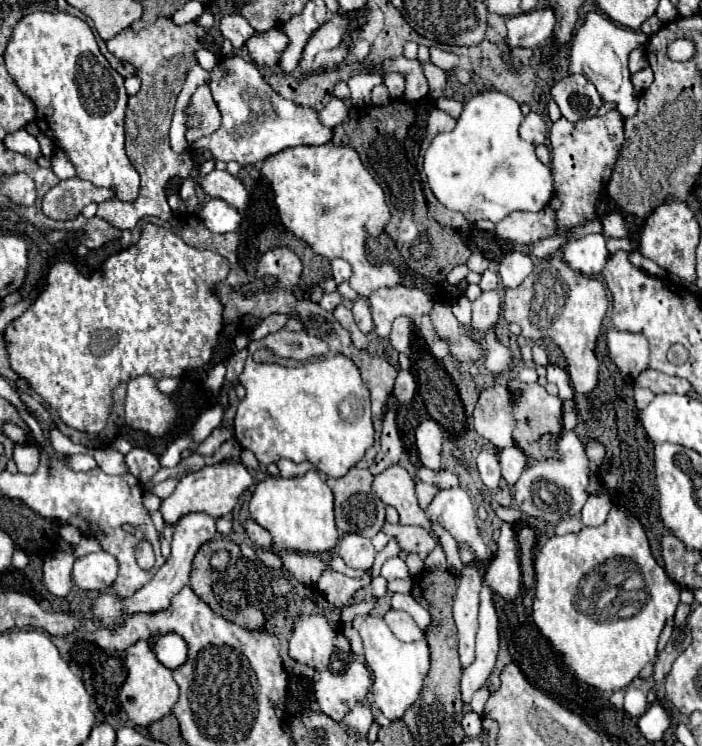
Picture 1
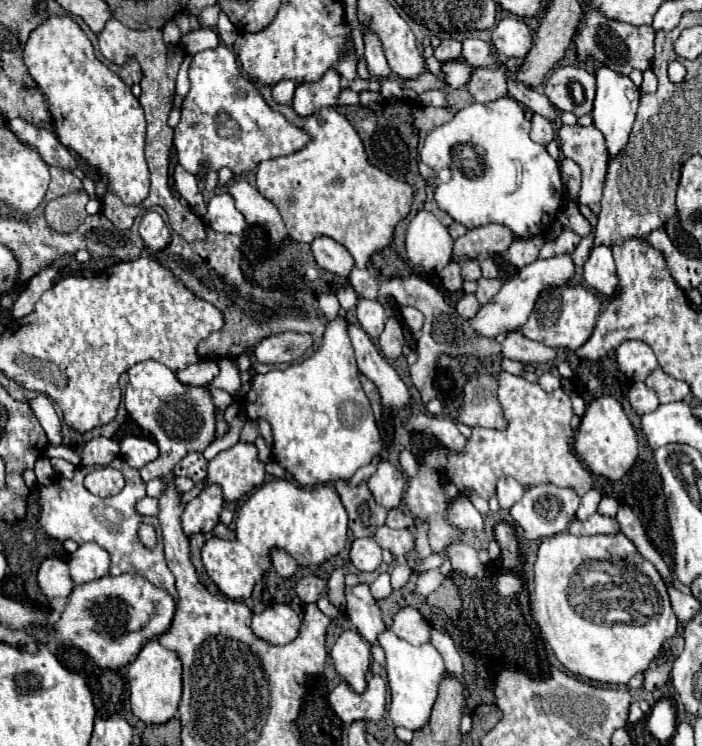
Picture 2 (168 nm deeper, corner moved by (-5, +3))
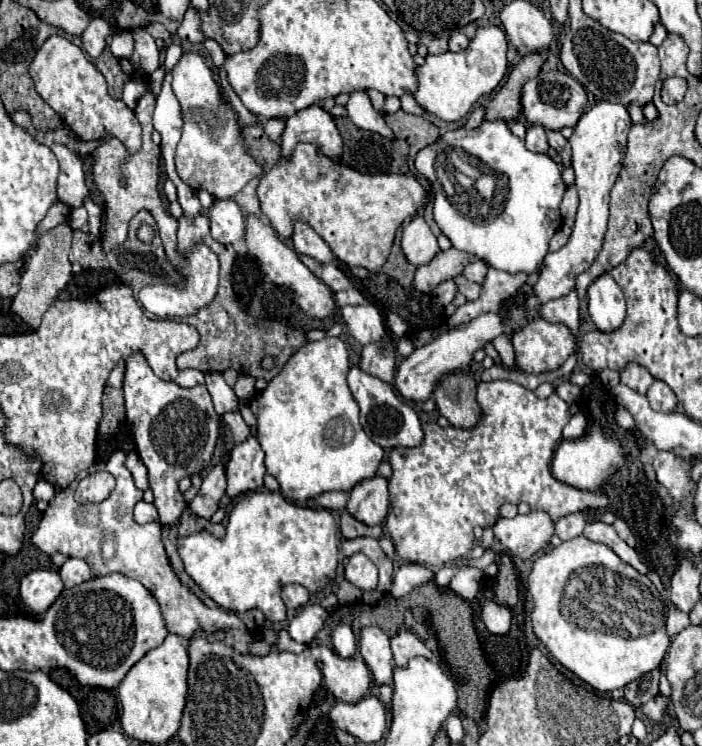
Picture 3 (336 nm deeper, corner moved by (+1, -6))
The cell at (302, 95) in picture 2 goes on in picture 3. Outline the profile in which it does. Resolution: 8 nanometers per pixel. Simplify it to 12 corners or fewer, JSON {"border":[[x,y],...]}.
{"border":[[319,104],[287,120],[283,156],[295,144],[313,142],[339,160],[341,136]]}

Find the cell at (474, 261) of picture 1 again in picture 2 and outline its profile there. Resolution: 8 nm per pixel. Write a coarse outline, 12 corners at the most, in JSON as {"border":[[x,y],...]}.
{"border":[[461,263],[461,277],[477,281],[481,277],[479,263]]}

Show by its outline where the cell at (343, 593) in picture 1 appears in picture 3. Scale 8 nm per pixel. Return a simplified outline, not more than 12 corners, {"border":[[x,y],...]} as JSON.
{"border":[[379,626],[359,630],[359,654],[377,684],[391,684],[395,662]]}

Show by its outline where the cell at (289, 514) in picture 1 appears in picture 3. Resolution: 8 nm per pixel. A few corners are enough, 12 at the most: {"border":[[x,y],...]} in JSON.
{"border":[[253,492],[221,542],[179,538],[221,608],[287,614],[281,586],[321,590],[339,562],[329,510]]}

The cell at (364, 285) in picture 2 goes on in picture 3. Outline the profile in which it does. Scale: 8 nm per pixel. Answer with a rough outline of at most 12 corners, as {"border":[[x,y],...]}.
{"border":[[309,256],[305,264],[333,292],[351,286],[341,266],[317,264]]}

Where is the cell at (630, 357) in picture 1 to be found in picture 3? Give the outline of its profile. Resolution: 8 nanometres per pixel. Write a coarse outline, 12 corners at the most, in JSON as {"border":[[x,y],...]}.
{"border":[[631,362],[621,370],[621,382],[645,394],[655,378]]}

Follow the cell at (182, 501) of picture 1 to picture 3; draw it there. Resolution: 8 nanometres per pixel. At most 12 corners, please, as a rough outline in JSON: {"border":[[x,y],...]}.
{"border":[[255,436],[233,446],[227,496],[263,488],[263,450]]}

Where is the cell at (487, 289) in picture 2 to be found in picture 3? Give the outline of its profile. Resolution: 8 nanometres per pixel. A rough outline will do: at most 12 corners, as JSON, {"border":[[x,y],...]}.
{"border":[[457,276],[455,284],[467,300],[481,296],[481,284],[469,282],[465,276]]}

